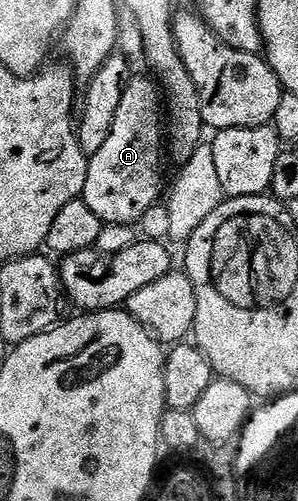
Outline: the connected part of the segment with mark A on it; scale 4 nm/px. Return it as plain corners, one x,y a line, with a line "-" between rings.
128,77
123,88
113,128
97,153
90,155
81,200
97,212
105,224
135,226
155,206
163,190
165,162
165,118
161,91
154,77

